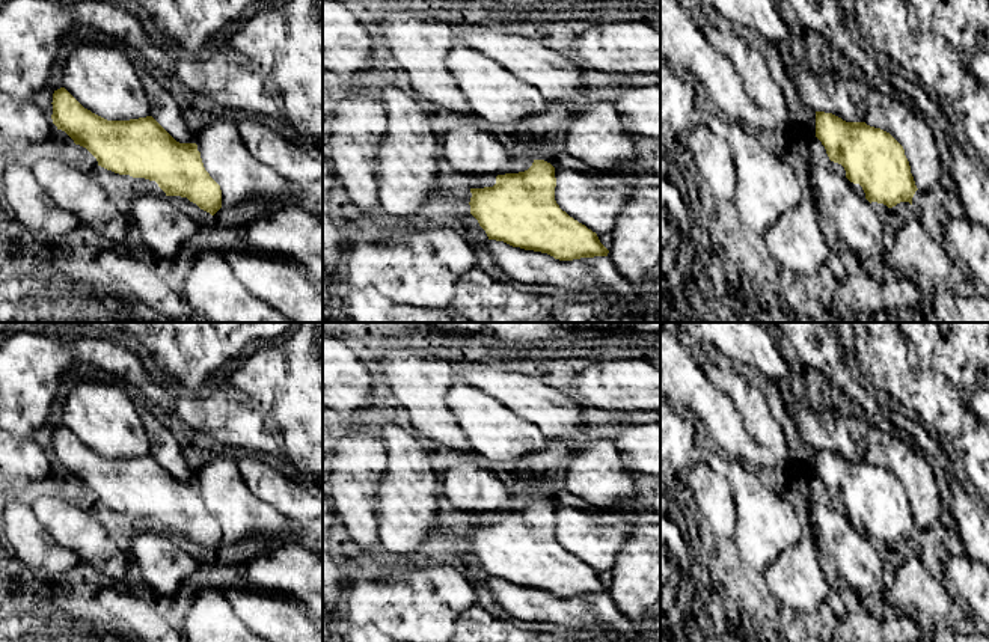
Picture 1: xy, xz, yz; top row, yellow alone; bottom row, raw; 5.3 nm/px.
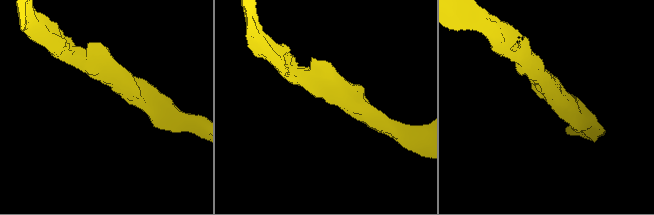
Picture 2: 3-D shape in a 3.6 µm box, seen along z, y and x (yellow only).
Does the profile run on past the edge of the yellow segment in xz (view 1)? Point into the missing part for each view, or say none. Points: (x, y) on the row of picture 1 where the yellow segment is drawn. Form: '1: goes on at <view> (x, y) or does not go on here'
1: does not go on here

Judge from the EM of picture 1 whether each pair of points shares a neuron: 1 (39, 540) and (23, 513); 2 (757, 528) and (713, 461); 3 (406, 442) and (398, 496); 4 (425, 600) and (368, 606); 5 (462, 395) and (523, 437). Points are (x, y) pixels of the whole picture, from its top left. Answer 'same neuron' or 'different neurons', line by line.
1: same neuron
2: same neuron
3: same neuron
4: same neuron
5: same neuron

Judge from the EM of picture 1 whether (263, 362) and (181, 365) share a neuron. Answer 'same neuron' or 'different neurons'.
different neurons

